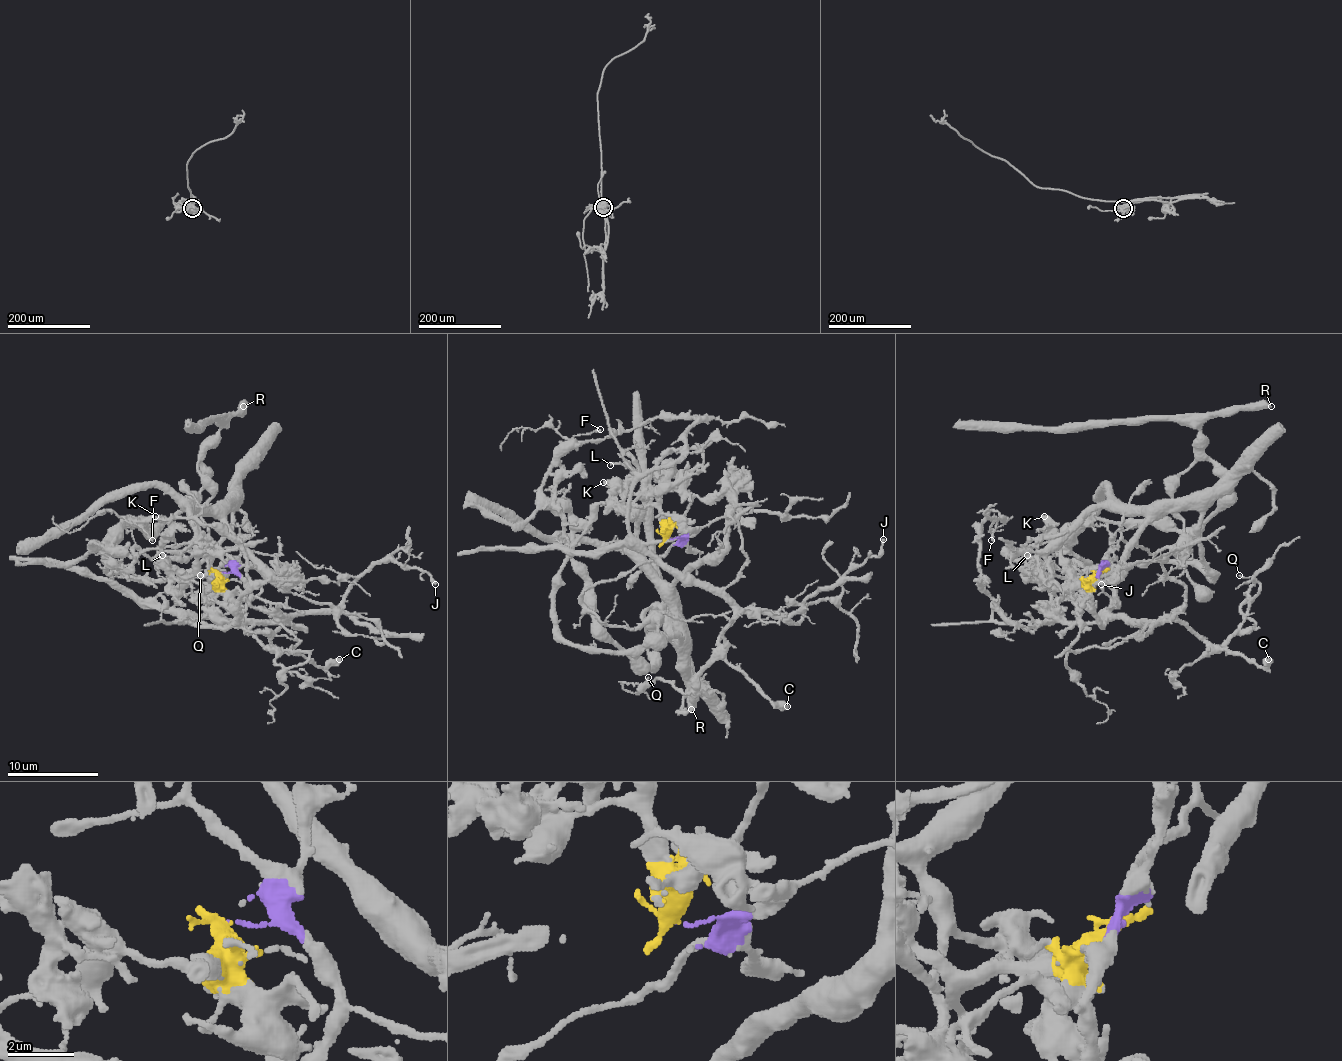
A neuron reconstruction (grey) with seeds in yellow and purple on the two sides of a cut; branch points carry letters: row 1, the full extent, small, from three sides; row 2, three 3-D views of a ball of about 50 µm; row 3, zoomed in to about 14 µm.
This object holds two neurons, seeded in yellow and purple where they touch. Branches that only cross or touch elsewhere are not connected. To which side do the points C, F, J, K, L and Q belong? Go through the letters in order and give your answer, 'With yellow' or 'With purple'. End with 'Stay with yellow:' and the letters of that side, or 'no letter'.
C: With purple
F: With purple
J: With purple
K: With yellow
L: With yellow
Q: With purple
Stay with yellow: K, L

